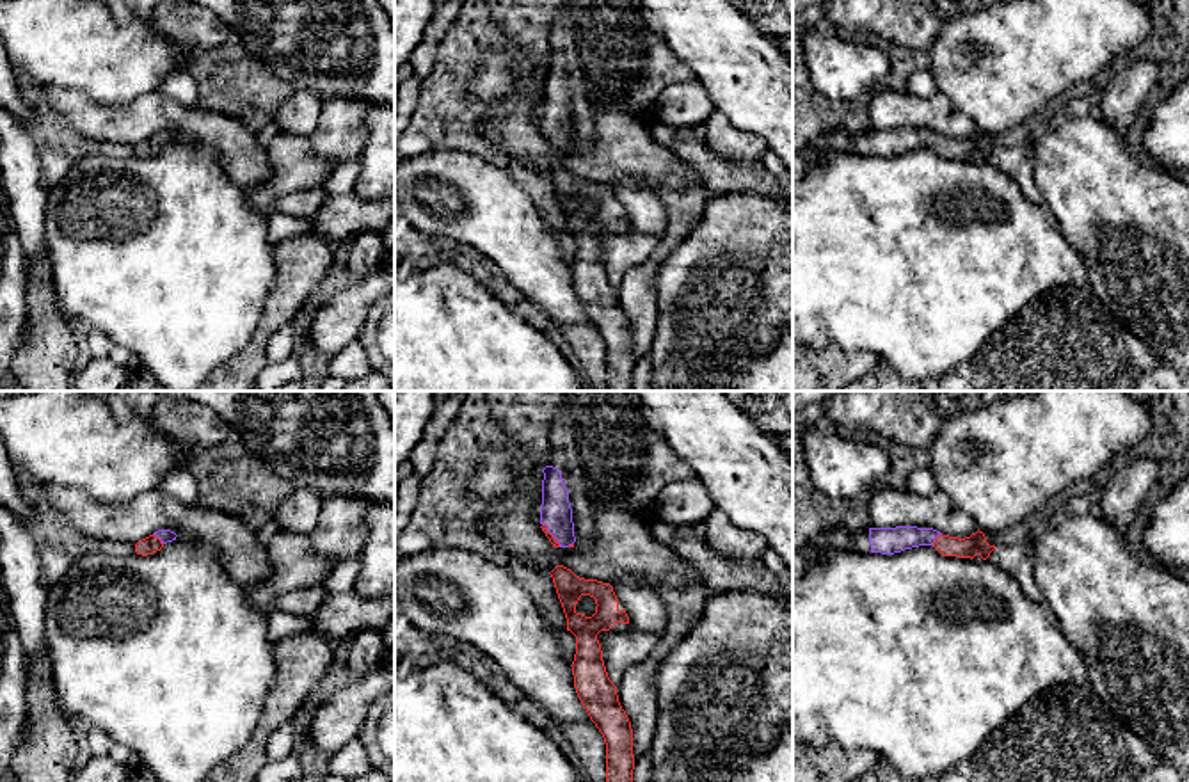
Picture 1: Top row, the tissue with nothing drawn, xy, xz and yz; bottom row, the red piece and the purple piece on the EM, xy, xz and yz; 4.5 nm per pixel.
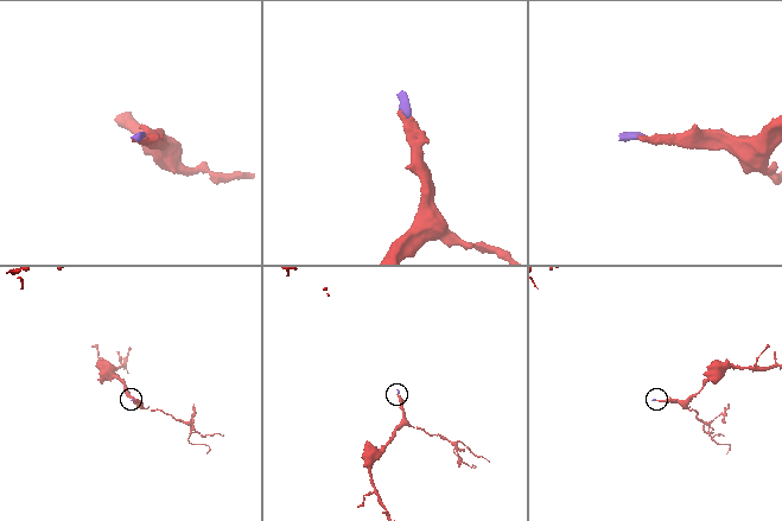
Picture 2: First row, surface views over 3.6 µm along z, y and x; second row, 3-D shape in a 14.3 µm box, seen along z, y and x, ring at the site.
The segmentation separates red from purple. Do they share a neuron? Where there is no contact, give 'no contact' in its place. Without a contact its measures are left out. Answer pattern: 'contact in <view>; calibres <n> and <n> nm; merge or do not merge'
contact in yz; calibres 100 and 130 nm; merge

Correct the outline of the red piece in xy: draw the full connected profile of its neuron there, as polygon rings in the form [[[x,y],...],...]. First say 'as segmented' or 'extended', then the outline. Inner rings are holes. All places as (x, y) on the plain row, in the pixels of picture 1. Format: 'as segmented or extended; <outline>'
extended; [[[158,132],[153,137],[142,140],[140,144],[135,146],[135,155],[148,158],[156,153],[160,153],[167,144],[176,142],[176,135],[171,132]]]

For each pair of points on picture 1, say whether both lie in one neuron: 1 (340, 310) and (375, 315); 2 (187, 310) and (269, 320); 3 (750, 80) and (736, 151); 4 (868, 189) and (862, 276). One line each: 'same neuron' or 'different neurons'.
1: different neurons
2: different neurons
3: different neurons
4: same neuron

